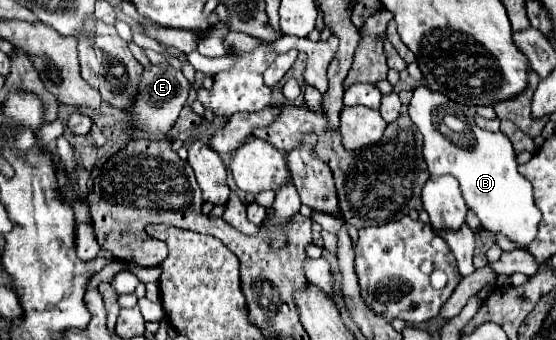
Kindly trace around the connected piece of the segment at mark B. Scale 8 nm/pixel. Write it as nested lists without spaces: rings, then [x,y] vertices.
[[[424,86],[414,90],[410,102],[410,118],[424,136],[424,158],[430,176],[452,174],[460,182],[466,206],[478,216],[482,228],[506,236],[512,242],[520,238],[520,246],[528,246],[536,238],[540,210],[532,198],[532,184],[518,174],[518,162],[510,140],[502,132],[486,132],[474,124],[468,106],[448,100],[444,94],[430,92]]]

